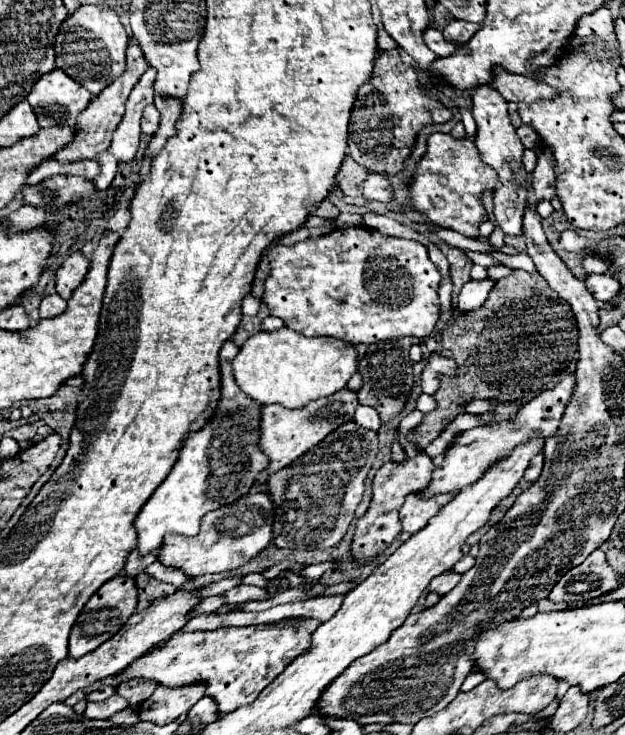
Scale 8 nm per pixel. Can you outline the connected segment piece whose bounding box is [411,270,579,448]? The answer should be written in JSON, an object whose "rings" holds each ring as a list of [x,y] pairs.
{"rings":[[[515,270],[511,276],[501,278],[495,288],[491,290],[487,302],[473,312],[467,312],[469,318],[455,318],[455,320],[469,320],[467,322],[453,322],[449,328],[453,328],[453,350],[443,348],[441,356],[457,360],[457,372],[455,376],[441,376],[441,388],[433,396],[437,400],[437,410],[425,414],[423,424],[413,432],[413,442],[419,448],[425,448],[429,442],[433,442],[447,422],[465,412],[465,406],[469,400],[483,398],[483,400],[531,400],[537,396],[557,374],[567,370],[571,362],[575,362],[577,356],[577,340],[579,340],[579,330],[575,326],[575,316],[571,314],[571,308],[567,308],[567,302],[551,290],[547,280],[539,272],[523,272]]]}

